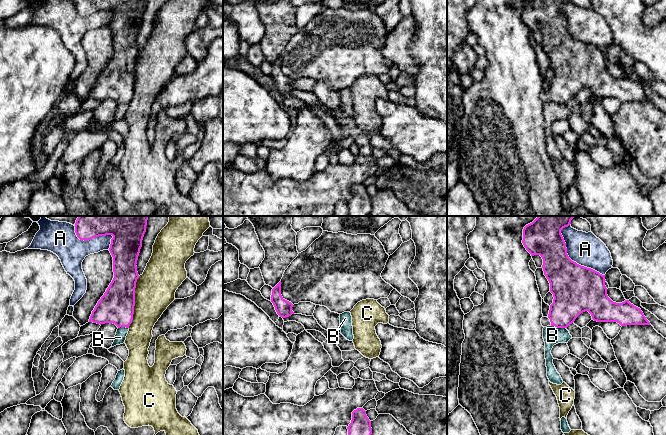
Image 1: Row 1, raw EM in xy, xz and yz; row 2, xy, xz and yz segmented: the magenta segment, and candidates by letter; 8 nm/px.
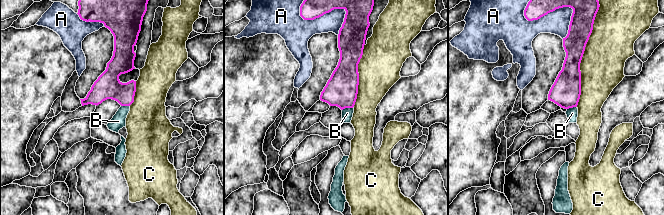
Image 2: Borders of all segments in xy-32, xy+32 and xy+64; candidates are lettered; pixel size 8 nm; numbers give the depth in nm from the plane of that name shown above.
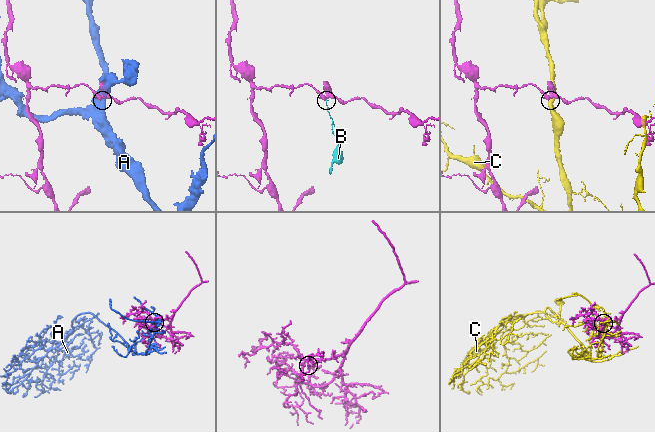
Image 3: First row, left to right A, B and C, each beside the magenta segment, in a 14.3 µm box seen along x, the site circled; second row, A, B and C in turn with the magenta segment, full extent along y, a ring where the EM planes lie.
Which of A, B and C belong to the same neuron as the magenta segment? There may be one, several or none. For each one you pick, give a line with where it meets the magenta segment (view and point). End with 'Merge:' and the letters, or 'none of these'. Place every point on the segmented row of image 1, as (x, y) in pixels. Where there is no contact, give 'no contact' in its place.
Merge: none of these

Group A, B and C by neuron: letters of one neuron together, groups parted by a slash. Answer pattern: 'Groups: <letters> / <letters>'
Groups: A / B / C

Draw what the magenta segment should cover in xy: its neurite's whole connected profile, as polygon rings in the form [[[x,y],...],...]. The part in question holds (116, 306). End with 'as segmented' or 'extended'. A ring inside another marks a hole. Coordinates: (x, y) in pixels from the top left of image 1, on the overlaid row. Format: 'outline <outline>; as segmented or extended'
outline [[[79,216],[75,223],[75,233],[80,240],[112,235],[109,251],[113,257],[114,278],[104,295],[98,301],[89,322],[97,324],[113,323],[118,328],[129,328],[133,320],[135,288],[139,278],[137,260],[146,232],[148,216]]]; as segmented

